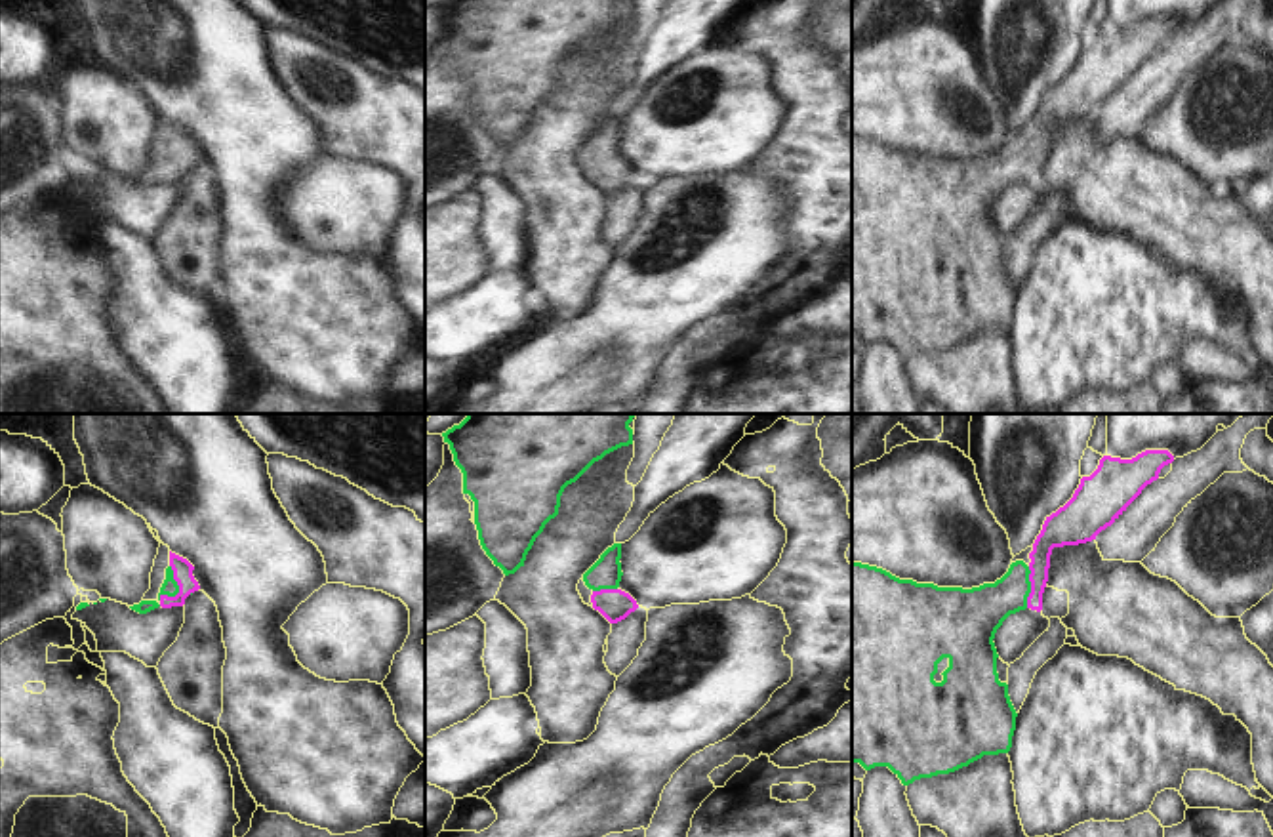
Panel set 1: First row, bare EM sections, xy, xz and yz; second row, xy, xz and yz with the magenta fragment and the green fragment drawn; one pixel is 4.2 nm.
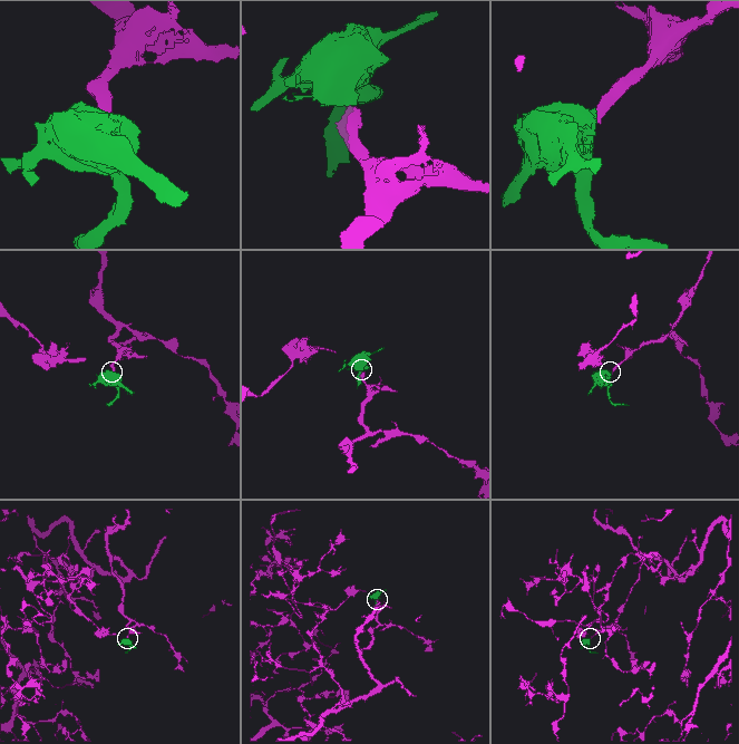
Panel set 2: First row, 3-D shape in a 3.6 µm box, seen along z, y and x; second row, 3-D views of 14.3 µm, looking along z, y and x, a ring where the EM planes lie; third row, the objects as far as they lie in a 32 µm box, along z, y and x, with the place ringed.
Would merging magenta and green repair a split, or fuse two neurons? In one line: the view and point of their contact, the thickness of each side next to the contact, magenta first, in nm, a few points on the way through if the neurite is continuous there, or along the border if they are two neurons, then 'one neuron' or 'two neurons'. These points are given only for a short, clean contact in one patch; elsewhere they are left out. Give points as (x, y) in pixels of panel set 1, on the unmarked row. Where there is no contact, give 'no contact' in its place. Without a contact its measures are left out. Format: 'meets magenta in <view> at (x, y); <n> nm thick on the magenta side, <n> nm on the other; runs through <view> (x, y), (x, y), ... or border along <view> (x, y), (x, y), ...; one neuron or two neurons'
meets magenta in xy at (180, 161); 80 nm thick on the magenta side, 70 nm on the other; runs through xy (181, 142), (180, 161), (170, 161); one neuron

